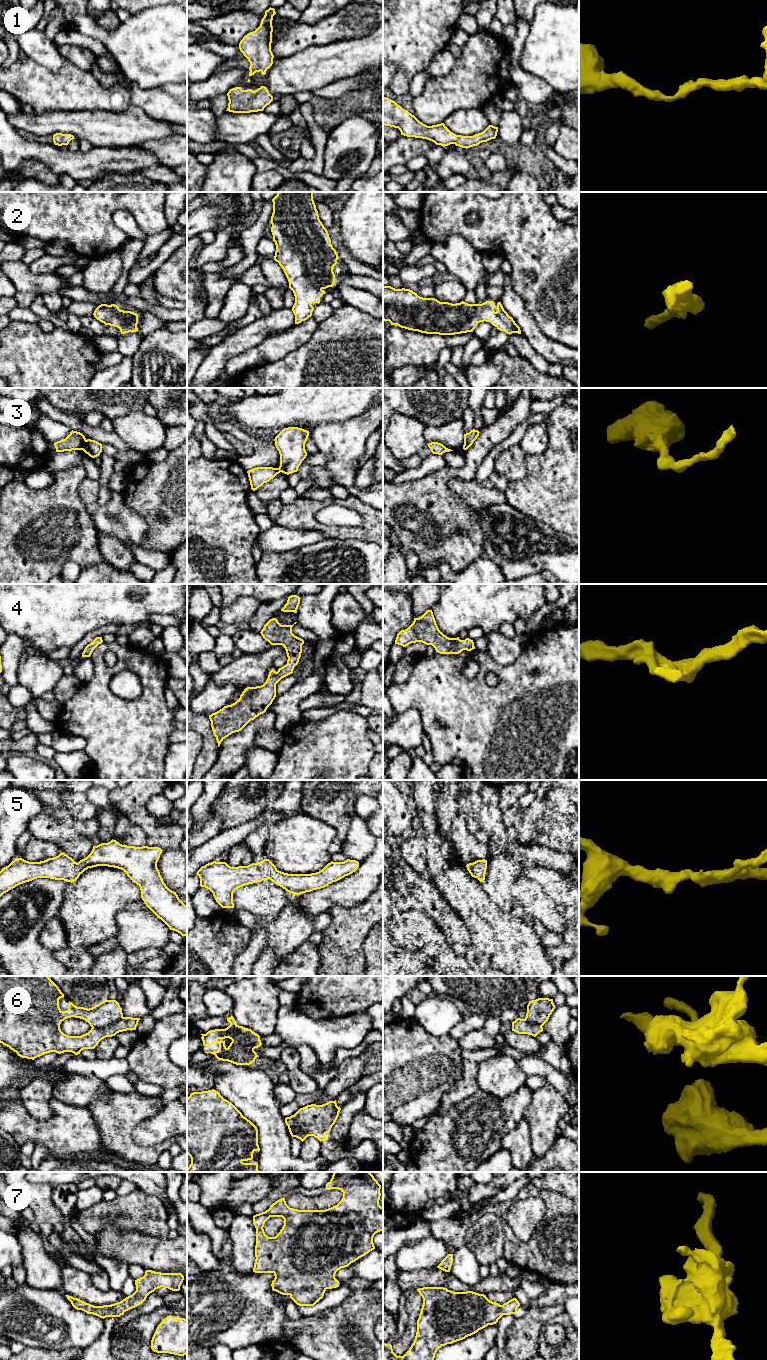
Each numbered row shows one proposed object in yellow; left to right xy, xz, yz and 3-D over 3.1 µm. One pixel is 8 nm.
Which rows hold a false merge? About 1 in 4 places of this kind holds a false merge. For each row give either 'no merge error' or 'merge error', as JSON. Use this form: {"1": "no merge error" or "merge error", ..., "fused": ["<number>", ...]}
{"1": "no merge error", "2": "no merge error", "3": "merge error", "4": "no merge error", "5": "no merge error", "6": "no merge error", "7": "no merge error", "fused": ["3"]}

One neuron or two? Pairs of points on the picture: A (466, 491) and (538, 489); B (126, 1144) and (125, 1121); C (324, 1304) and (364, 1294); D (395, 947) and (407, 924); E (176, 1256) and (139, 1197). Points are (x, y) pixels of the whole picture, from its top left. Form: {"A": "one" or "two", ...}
{"A": "two", "B": "one", "C": "two", "D": "one", "E": "two"}

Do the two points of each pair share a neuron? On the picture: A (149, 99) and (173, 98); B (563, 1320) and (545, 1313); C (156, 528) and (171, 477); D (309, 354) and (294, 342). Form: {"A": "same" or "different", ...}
{"A": "same", "B": "different", "C": "same", "D": "different"}

